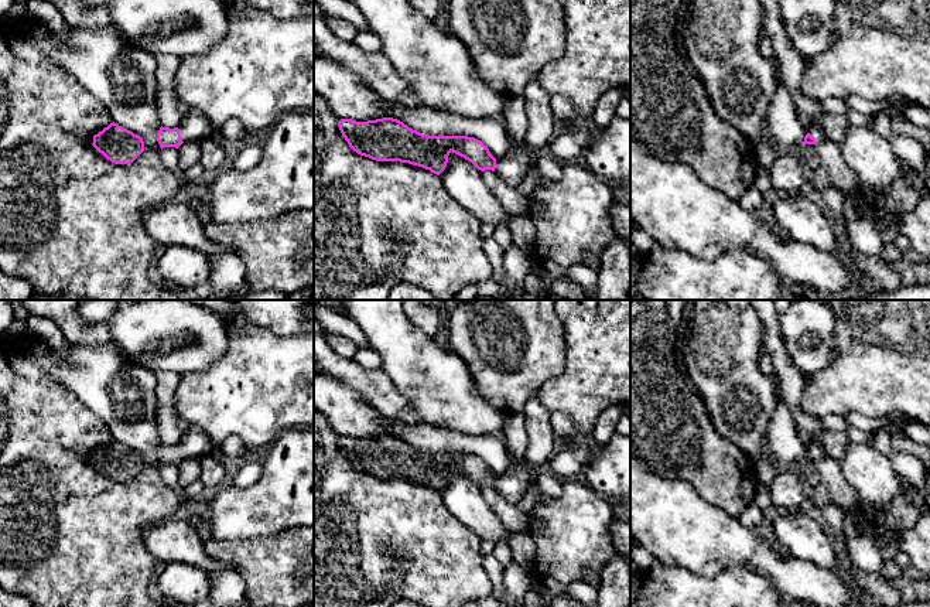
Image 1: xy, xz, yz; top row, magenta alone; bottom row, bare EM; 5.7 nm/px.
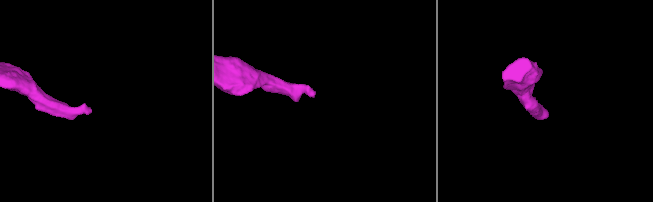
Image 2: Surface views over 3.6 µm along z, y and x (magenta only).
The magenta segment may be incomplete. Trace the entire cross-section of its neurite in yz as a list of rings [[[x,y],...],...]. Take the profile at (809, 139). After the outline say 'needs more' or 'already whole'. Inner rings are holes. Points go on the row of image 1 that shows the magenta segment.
[[[813,119],[808,122],[808,126],[806,127],[806,137],[804,137],[804,144],[817,144],[823,140],[825,140],[823,127],[816,123]]]; needs more

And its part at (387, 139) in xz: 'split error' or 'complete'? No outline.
split error

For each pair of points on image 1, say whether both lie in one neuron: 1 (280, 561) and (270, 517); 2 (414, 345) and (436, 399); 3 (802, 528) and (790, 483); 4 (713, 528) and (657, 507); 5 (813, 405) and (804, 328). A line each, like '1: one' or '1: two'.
1: two
2: one
3: two
4: one
5: two

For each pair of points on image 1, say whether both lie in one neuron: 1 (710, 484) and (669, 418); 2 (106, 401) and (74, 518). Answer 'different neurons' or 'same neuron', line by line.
1: same neuron
2: different neurons

